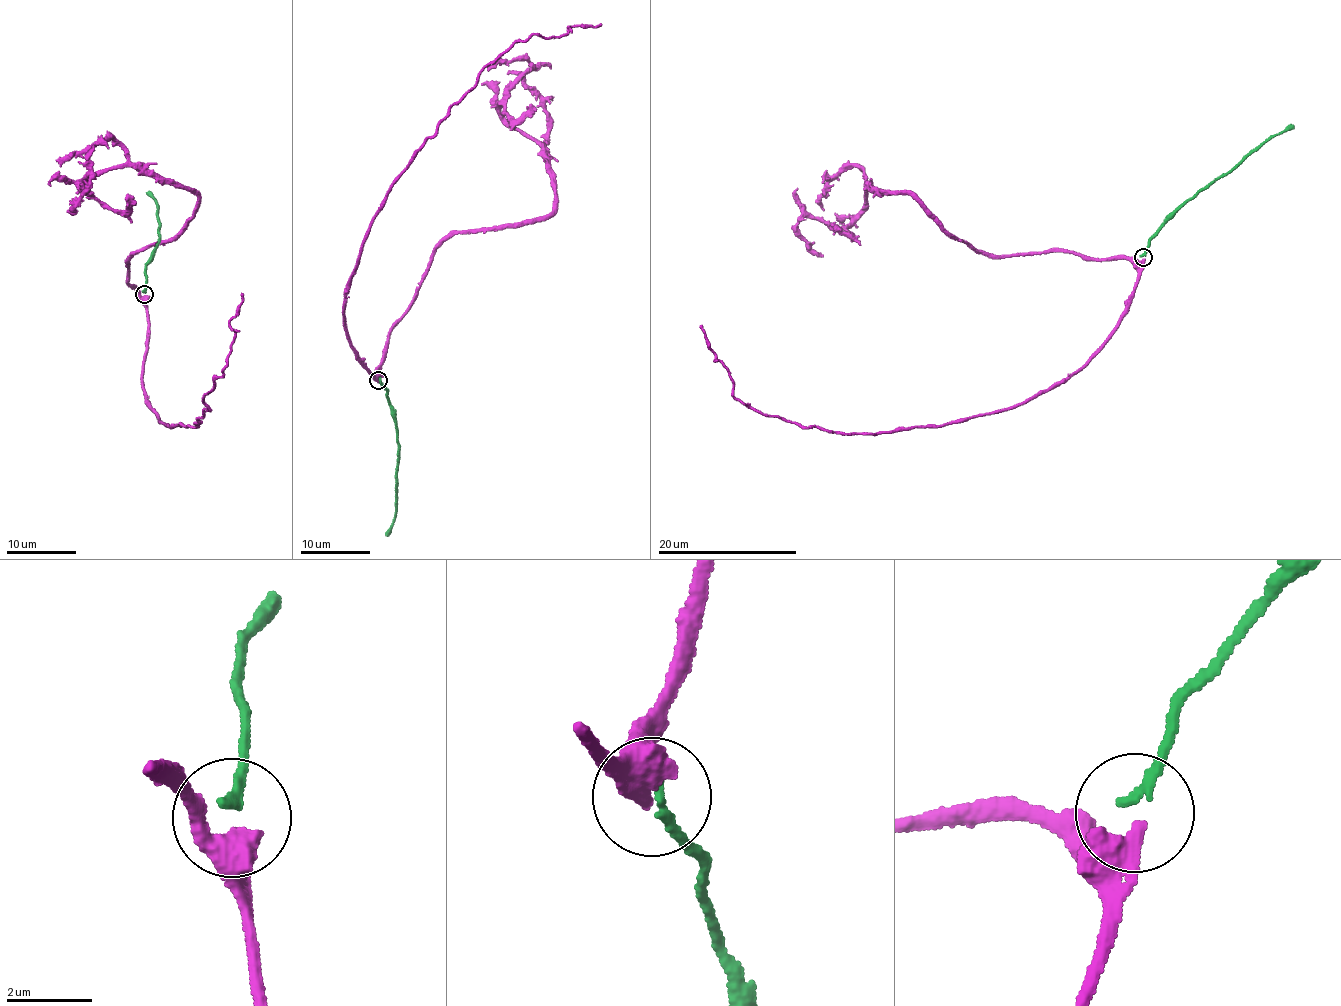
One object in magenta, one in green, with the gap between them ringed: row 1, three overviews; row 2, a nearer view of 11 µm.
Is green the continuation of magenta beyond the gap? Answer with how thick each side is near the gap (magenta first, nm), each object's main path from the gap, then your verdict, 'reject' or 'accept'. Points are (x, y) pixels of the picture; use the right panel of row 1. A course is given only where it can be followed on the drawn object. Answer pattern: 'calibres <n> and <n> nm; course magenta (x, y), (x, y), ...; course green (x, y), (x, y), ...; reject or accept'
calibres 440 and 240 nm; course magenta (1142, 259), (1127, 313), (1090, 361), (1026, 402), (937, 426), (850, 434), (766, 416), (734, 396), (700, 325); course green (1143, 255), (1152, 235), (1174, 212), (1255, 148), (1293, 127); accept

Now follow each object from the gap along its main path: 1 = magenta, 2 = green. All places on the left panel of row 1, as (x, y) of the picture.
1: (144, 295), (143, 387), (158, 421), (191, 427), (209, 409), (202, 402), (205, 394), (221, 377), (241, 292)
2: (143, 292), (146, 266), (160, 239), (158, 210), (154, 197), (146, 193)

